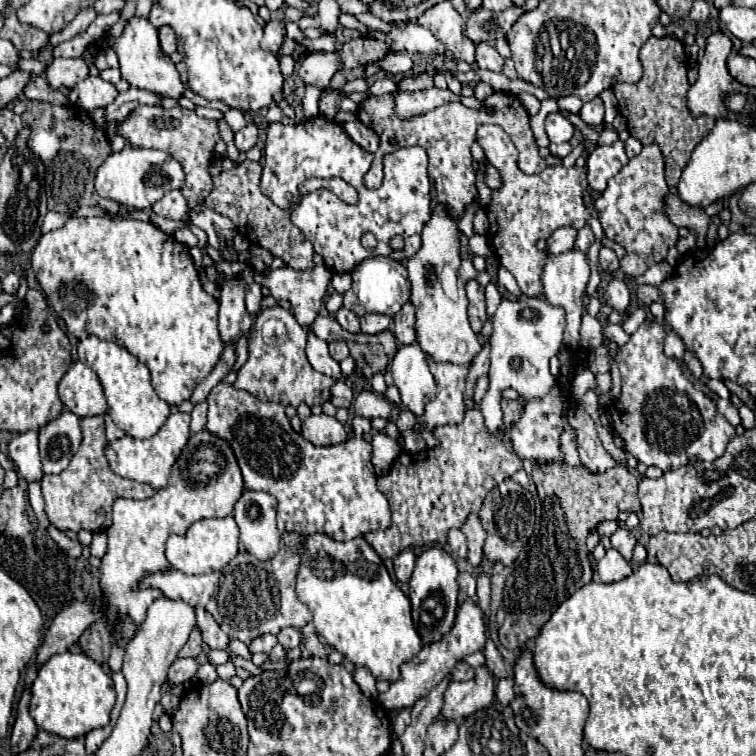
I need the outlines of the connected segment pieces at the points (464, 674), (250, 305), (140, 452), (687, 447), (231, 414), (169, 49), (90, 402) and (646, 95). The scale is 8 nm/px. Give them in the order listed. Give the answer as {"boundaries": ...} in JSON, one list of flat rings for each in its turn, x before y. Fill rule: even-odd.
{"boundaries":[[[459,661,459,663,453,667,451,677,453,677,455,681,469,681,469,679,475,677,475,669,473,669,471,665,467,665,465,661]],[[251,281,249,285,247,285,247,311,255,317,257,313,259,313,259,303,261,303,261,287,259,287,259,283,255,283,255,281]],[[175,411,169,415,167,423,151,439,139,441,139,439,125,435,123,439,111,441,107,447,107,459,109,459,111,469,121,477,149,483,155,489,167,487,169,477,171,477,171,467,177,461,177,457,181,455,181,449,185,447,185,443,189,439,189,421,191,421,191,417,187,413]],[[651,317,631,335,631,339,623,347,617,347,617,351,611,351,607,345,601,345,593,349,591,355,595,355,595,367,601,367,599,371,609,373,611,371,609,363,615,361,621,373,621,395,617,397,617,407,615,407,615,399,611,399,609,405,605,405,605,413,611,419,613,435,623,439,623,449,631,453,639,463,645,463,647,467,655,465,663,471,671,471,687,465,691,459,715,461,717,457,721,457,727,443,735,437,735,427,731,427,731,423,727,423,727,419,719,415,713,399,709,399,703,391,693,387,693,383,683,375,679,367,681,363,663,353,665,337,667,337,665,325]],[[221,381,215,385,207,397,209,413,207,413,207,429,227,439,233,445,237,455,243,481,247,489,267,491,275,495,279,503,277,525,279,531,297,531,301,535,323,533,335,541,351,541,363,537,371,531,385,531,391,525,391,509,385,495,377,489,377,475,371,463,373,447,369,441,361,437,349,437,339,445,329,447,315,447,299,433,295,433,285,417,285,407,281,403,261,403,257,397,249,395,247,391,237,391,233,385]],[[161,27,161,29,159,29,159,43,161,43,161,49,163,49,165,55,175,53,175,49,177,49,175,43,177,43,177,39,175,39,175,33,173,33,171,27]],[[81,361,73,363,59,383,59,397,71,413,79,417,103,415,107,411,99,377]],[[649,37,641,47,639,57,643,65,641,81,617,83,613,87,613,93,619,101,617,109,627,119,627,129,631,137,639,139,643,145,657,143,661,147,665,159,665,179,667,185,675,189,683,173,683,167,687,165,687,159,691,157,691,151,699,145,701,139,705,139,711,133,715,119,709,117,693,119,687,111,685,93,689,89,688,59,683,41,673,37,663,37,663,39]]]}

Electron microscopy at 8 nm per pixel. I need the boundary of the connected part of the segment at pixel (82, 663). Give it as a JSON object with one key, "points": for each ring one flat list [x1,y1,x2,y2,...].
{"points":[[61,653,53,655,41,669,31,685,29,713,37,727,55,733,65,739,79,739,91,729,101,729,111,719,115,705,115,689,111,677,101,669,99,663,83,653]]}

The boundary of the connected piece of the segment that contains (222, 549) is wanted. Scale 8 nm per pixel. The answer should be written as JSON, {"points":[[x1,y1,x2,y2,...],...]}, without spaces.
{"points":[[233,515,223,519,201,519,199,523,191,525,185,535,169,535,165,543,165,555,171,569,177,569,185,575,201,575,219,571,225,567,239,551,239,529]]}

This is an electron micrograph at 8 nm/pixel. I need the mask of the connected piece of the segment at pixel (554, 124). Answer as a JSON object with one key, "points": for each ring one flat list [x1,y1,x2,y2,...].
{"points":[[549,113,545,119,545,131,551,143,563,143,573,137,575,127,561,113]]}

